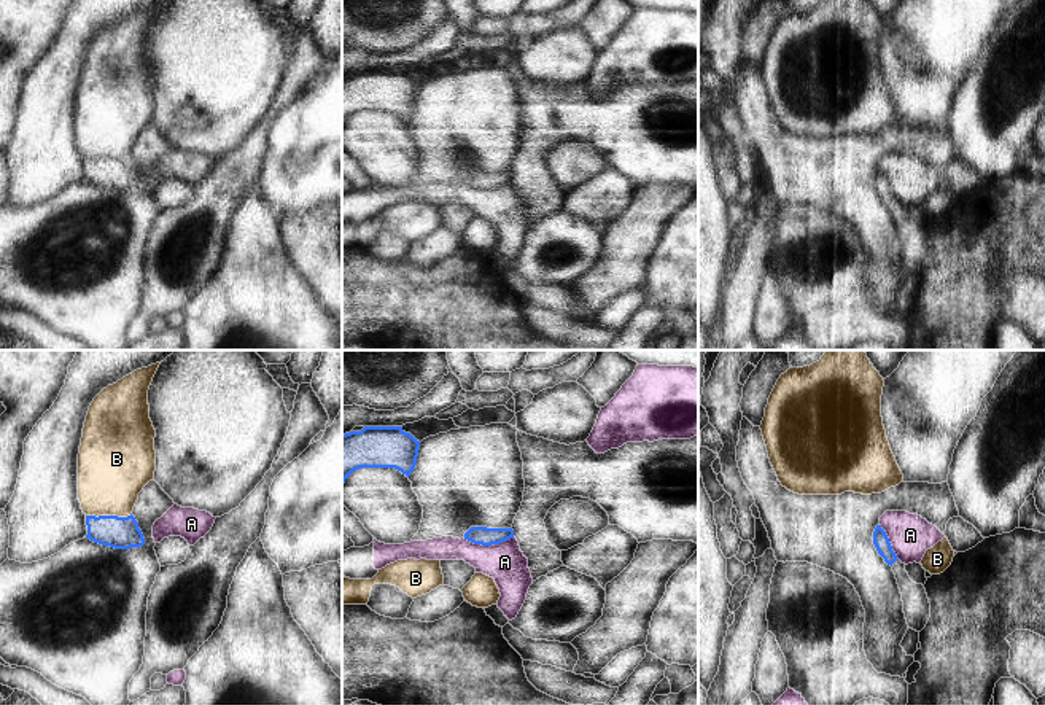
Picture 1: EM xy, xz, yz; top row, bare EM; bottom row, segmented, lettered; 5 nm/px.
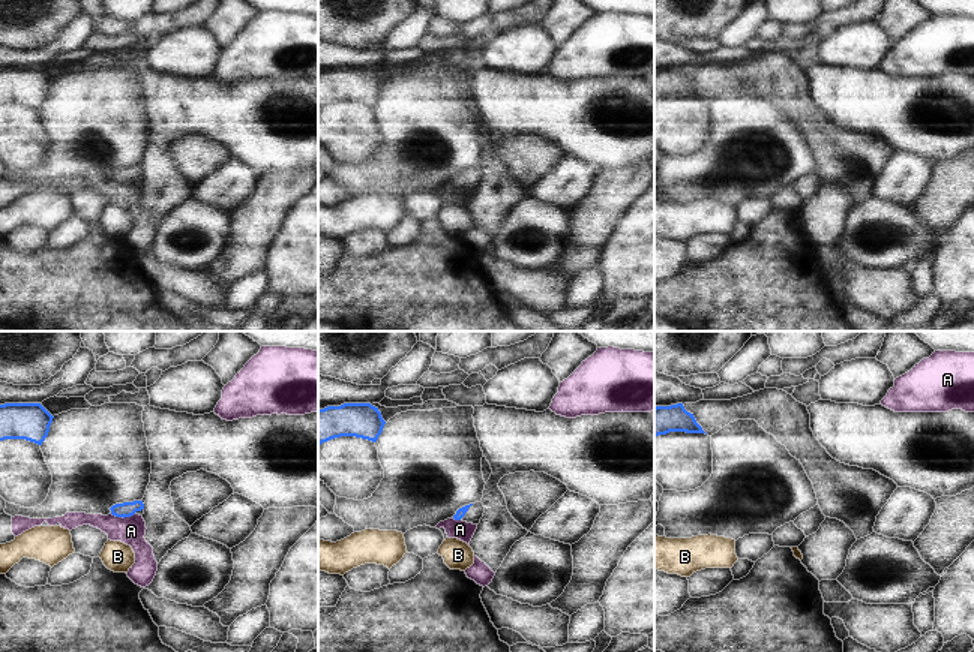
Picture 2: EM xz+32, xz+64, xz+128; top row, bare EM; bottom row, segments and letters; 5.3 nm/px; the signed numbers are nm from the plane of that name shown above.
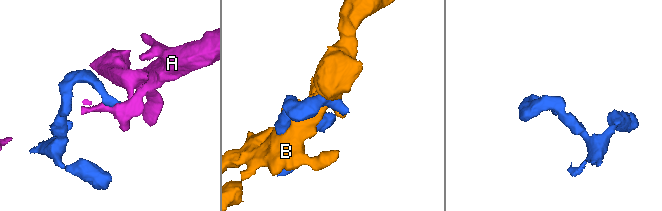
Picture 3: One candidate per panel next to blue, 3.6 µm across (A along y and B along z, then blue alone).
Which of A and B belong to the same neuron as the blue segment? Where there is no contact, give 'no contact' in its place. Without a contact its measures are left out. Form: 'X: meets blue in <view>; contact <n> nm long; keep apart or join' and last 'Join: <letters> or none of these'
A: meets blue in xz; contact 260 nm long; keep apart
B: meets blue in xy; contact 240 nm long; keep apart
Join: none of these

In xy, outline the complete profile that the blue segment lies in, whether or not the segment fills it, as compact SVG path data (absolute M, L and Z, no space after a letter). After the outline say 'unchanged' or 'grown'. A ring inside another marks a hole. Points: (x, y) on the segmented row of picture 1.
M132 514L127 517L86 516L86 525L86 538L102 546L110 546L115 549L130 549L145 544L143 533Z; unchanged

